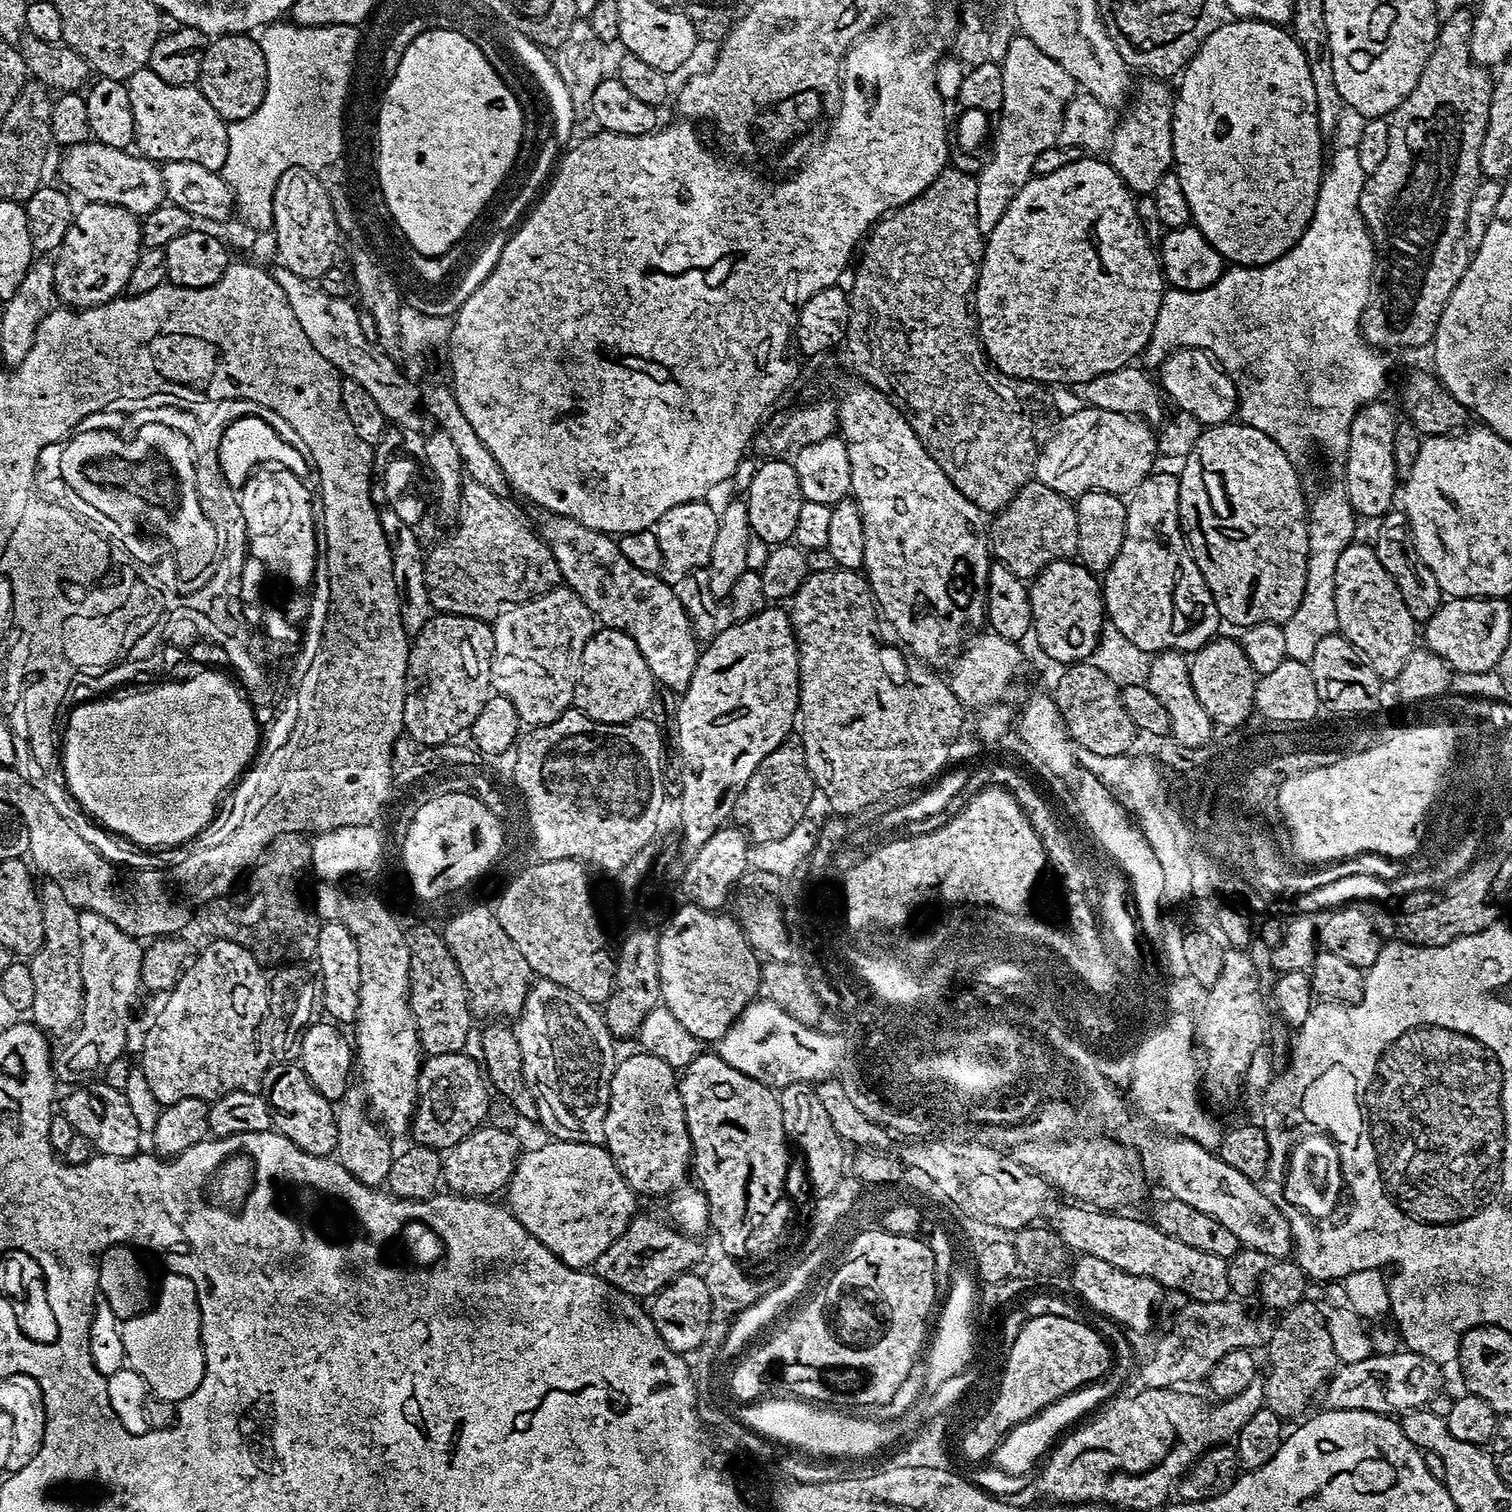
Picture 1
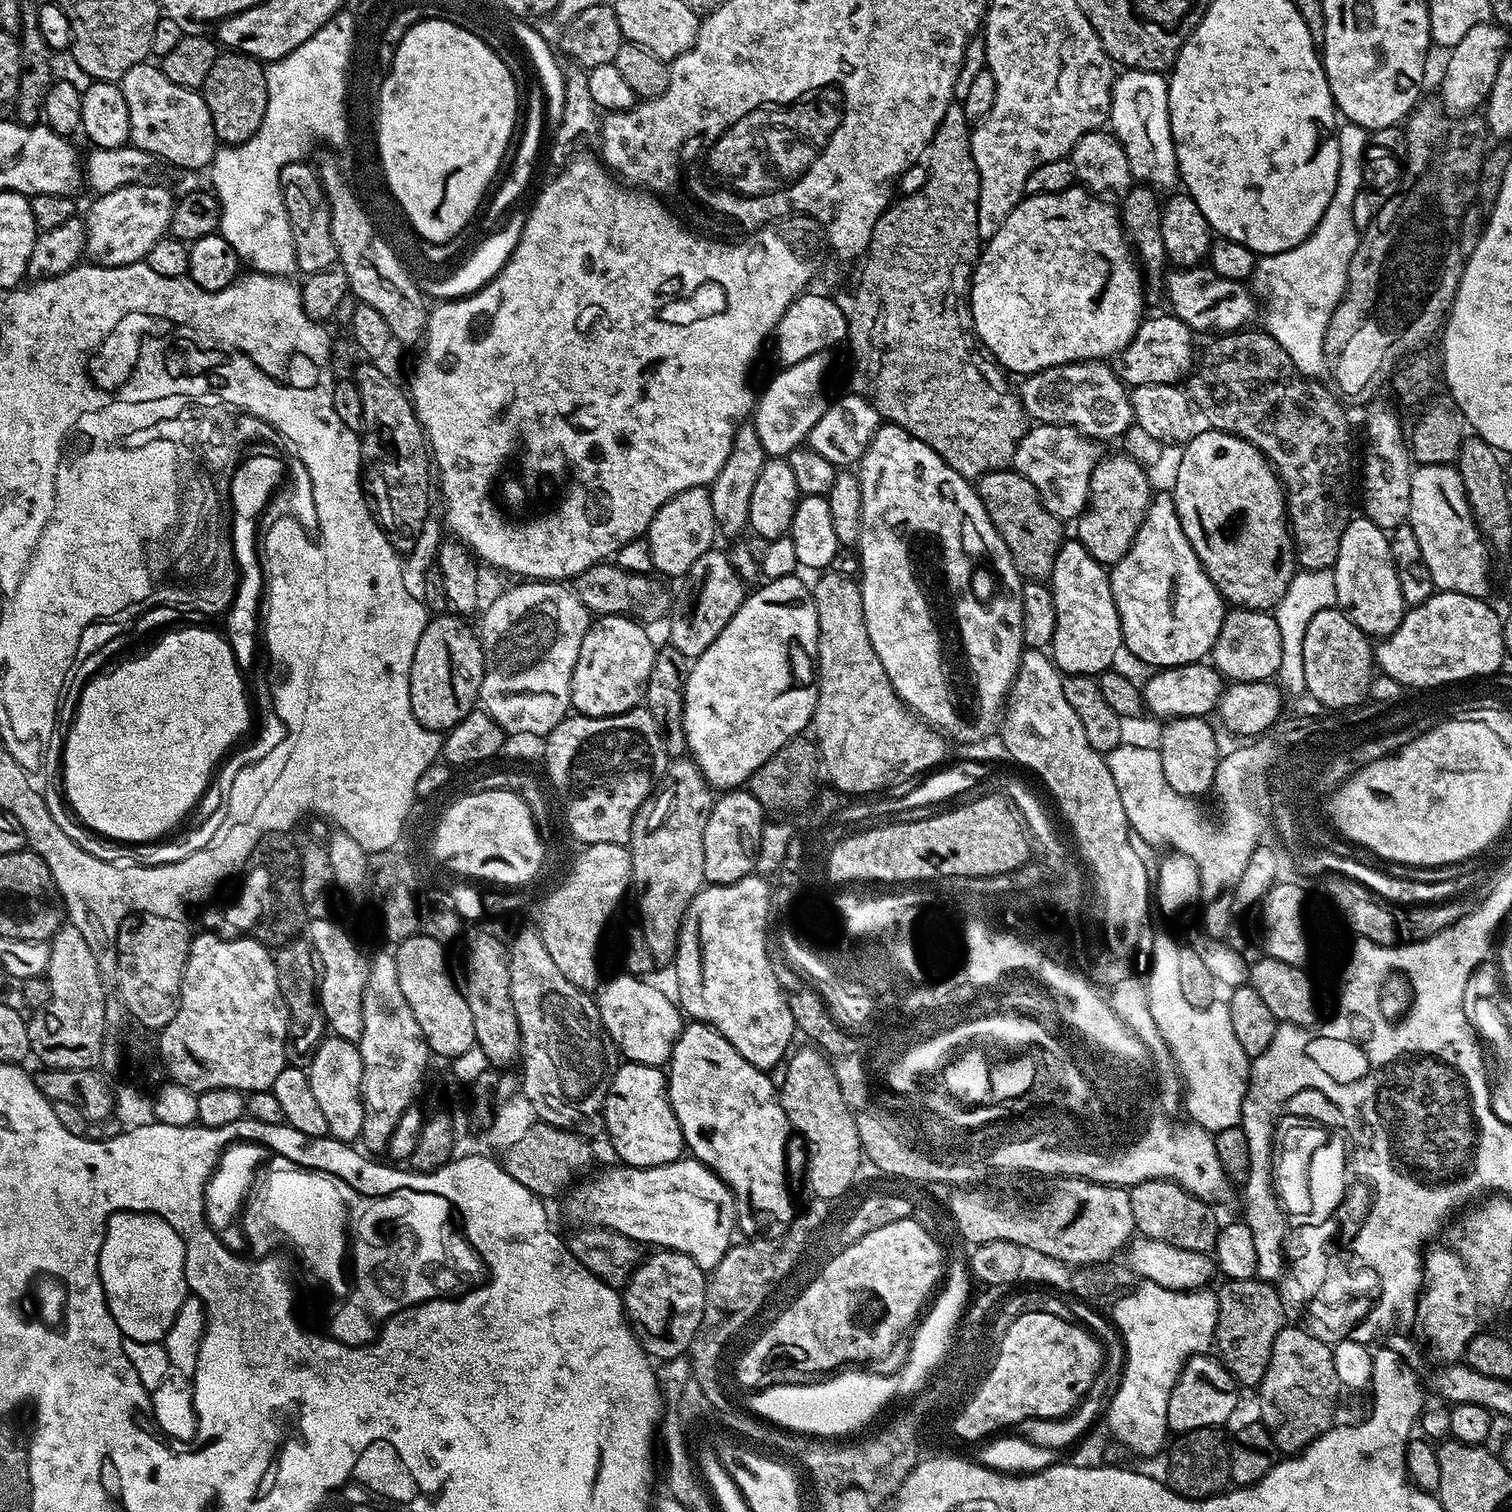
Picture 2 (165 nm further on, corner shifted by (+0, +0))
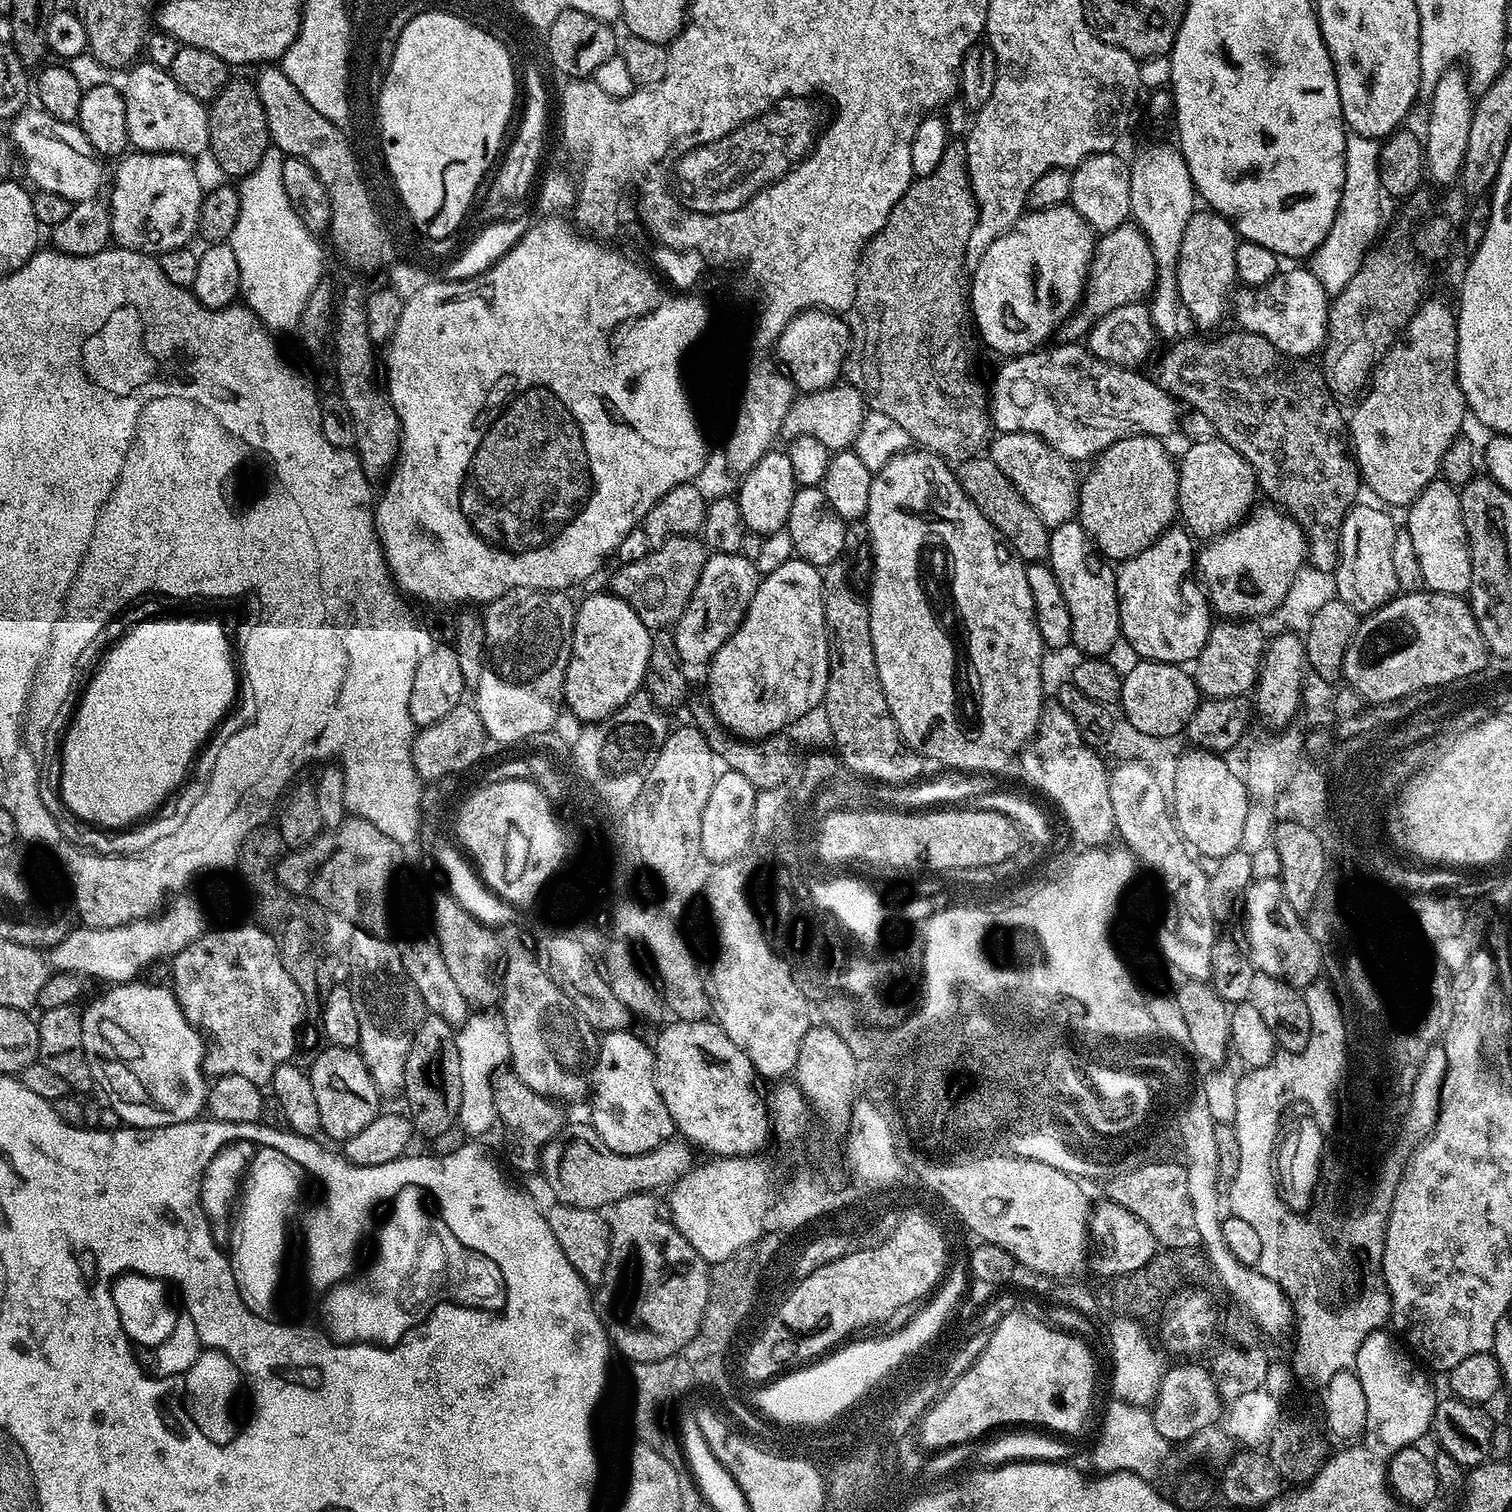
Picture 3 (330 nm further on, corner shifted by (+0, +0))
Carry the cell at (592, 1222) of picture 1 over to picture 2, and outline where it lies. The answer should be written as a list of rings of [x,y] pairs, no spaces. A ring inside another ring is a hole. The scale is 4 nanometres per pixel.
[[[681,1158],[653,1168],[604,1168],[593,1174],[589,1180],[573,1183],[572,1197],[564,1204],[564,1212],[573,1220],[573,1225],[589,1228],[609,1228],[626,1238],[635,1240],[641,1246],[656,1244],[657,1249],[686,1254],[705,1270],[714,1269],[723,1255],[734,1244],[732,1231],[738,1228],[736,1199],[731,1190],[720,1181],[718,1173],[707,1168],[701,1160]]]

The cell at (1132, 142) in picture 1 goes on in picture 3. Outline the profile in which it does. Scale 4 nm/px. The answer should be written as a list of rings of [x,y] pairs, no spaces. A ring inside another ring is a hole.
[[[1125,222],[1122,226],[1103,233],[1092,249],[1088,276],[1084,280],[1084,294],[1073,312],[1056,329],[1055,339],[1061,344],[1083,341],[1093,324],[1110,314],[1110,310],[1118,310],[1118,306],[1141,303],[1155,285],[1154,250],[1150,250],[1150,242],[1143,230],[1136,227],[1135,223]]]

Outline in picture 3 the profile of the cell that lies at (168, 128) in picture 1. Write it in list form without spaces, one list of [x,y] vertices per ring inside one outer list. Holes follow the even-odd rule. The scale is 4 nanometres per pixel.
[[[141,62],[137,68],[129,67],[122,91],[126,102],[126,130],[128,142],[133,149],[142,152],[177,152],[179,156],[197,158],[209,151],[208,146],[208,108],[205,101],[194,98],[194,94],[186,94],[178,82],[174,82],[171,71],[155,68],[153,64]]]

